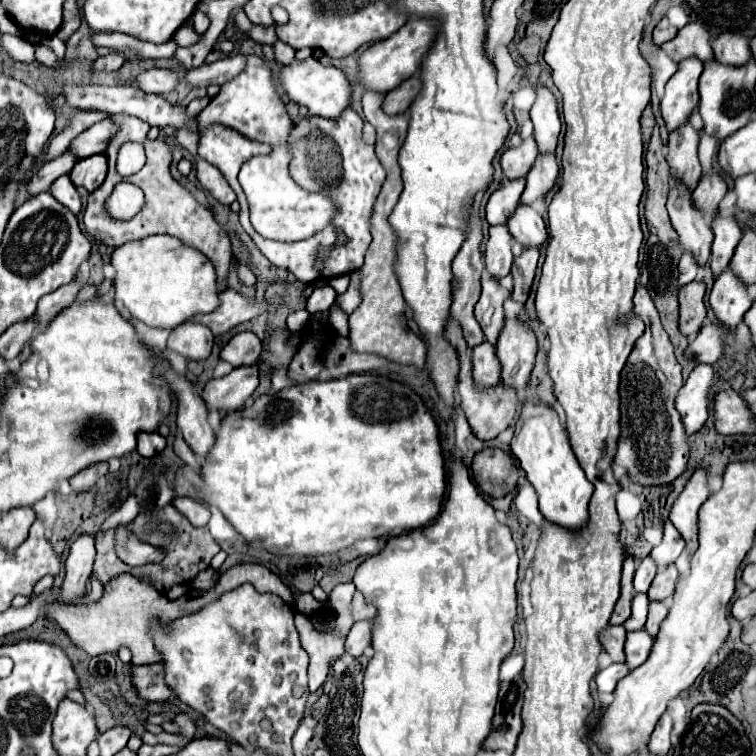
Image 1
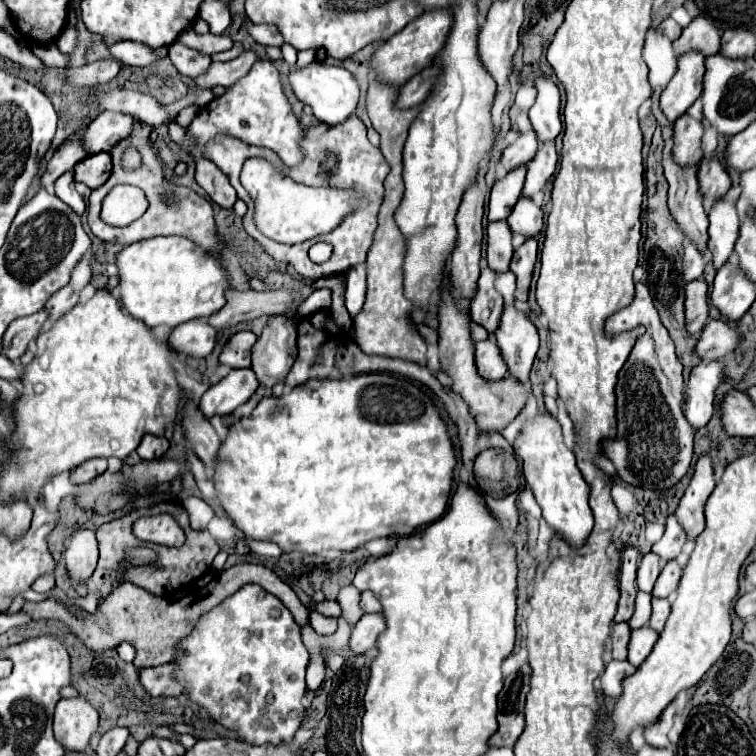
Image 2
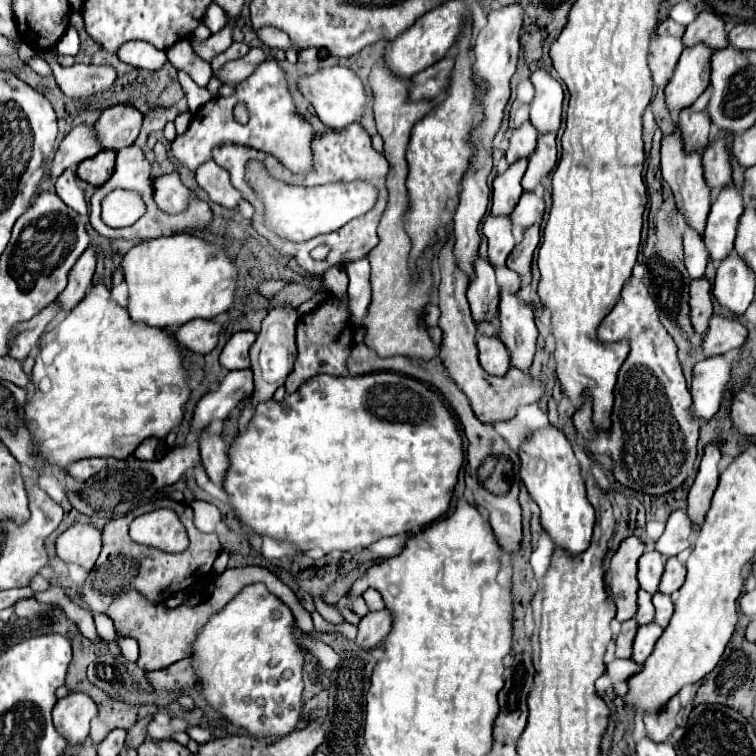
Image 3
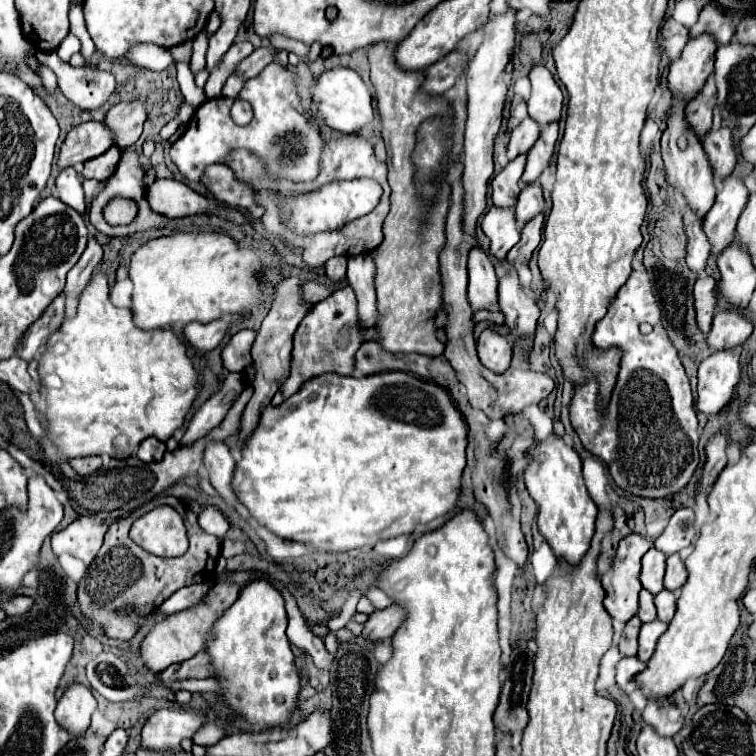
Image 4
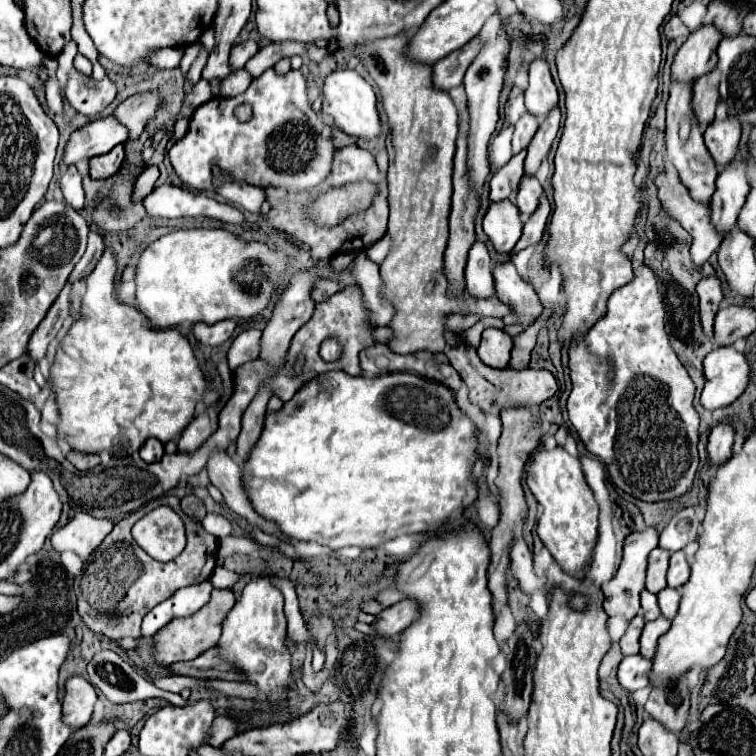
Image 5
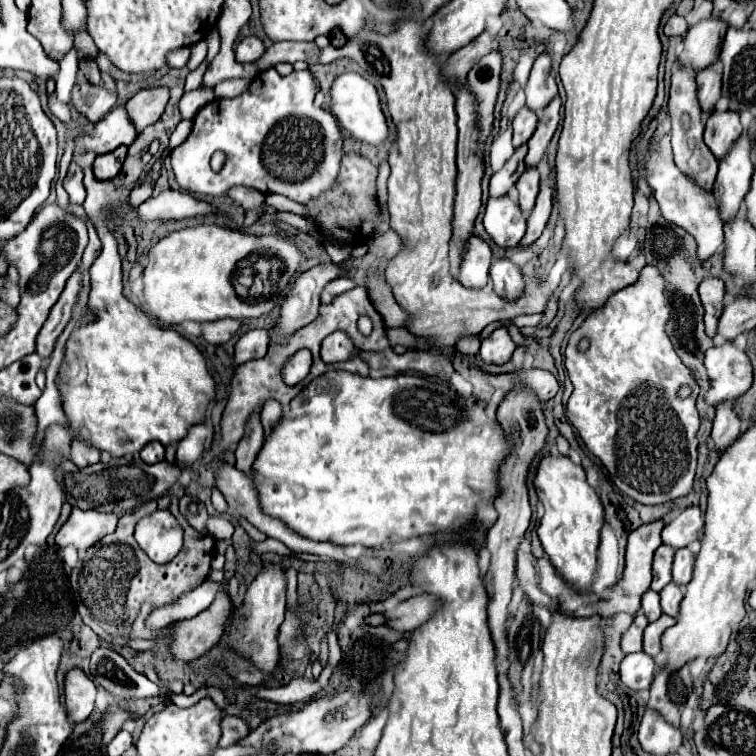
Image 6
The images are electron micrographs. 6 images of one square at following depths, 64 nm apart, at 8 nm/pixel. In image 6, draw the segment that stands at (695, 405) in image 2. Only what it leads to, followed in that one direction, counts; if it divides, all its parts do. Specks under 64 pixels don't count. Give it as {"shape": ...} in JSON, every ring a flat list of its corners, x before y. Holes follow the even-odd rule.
{"shape":[[734,342,710,348,706,352,704,366,710,378,710,388,704,396,708,406,718,406,724,400,736,400,752,384,752,364,748,356,734,346]]}

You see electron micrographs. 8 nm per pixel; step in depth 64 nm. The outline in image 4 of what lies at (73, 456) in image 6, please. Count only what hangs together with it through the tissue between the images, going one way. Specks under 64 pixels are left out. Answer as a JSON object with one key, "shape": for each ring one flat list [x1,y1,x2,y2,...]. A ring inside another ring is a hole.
{"shape":[[88,456,88,458,74,458,70,460,70,466,74,468,74,472,78,476,90,476,92,472,96,472,102,466,102,458,100,456]]}

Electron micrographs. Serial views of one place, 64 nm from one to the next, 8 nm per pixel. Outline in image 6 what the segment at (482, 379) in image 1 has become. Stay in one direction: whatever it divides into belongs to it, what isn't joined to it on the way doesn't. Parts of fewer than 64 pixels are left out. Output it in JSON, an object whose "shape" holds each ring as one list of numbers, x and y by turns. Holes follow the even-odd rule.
{"shape":[[496,328,492,334,488,334,482,340,480,352,478,356,486,362,486,364,506,364,512,358,516,344,510,338,506,328]]}

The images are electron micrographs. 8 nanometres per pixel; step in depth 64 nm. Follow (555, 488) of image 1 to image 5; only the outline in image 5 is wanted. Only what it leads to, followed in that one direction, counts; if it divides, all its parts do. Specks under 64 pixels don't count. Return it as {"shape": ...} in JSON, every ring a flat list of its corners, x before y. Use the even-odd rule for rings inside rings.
{"shape":[[556,446,552,450,540,448,534,454,526,474,528,474,526,484,530,492,534,494,538,504,544,508,538,520,540,540,544,542,544,546,550,550,550,554,566,574,574,578,582,578,596,546,598,504,594,500,590,486,584,480,580,460,570,456,562,446]]}

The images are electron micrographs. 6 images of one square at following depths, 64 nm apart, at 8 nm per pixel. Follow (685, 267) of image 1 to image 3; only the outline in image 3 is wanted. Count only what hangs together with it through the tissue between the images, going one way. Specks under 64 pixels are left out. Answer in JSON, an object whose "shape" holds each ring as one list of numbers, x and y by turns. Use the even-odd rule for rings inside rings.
{"shape":[[692,228,684,230,684,260,686,260,686,270,692,278,704,276,704,268,708,264,708,250,704,246,702,236,696,236]]}

